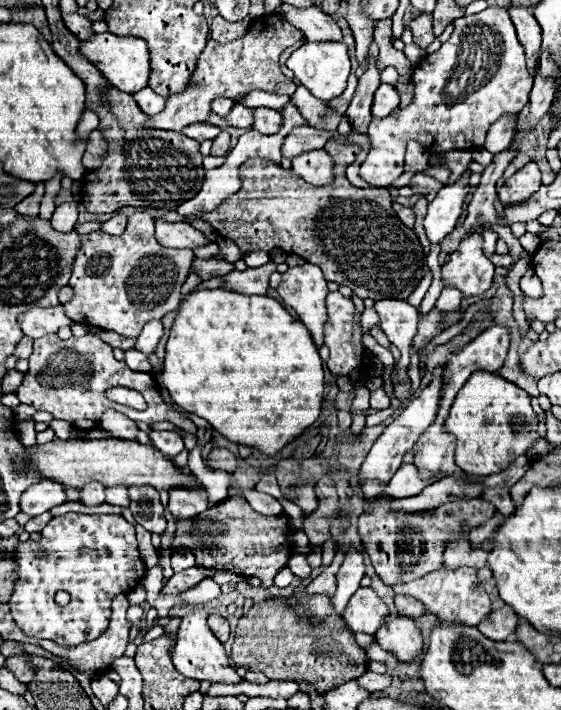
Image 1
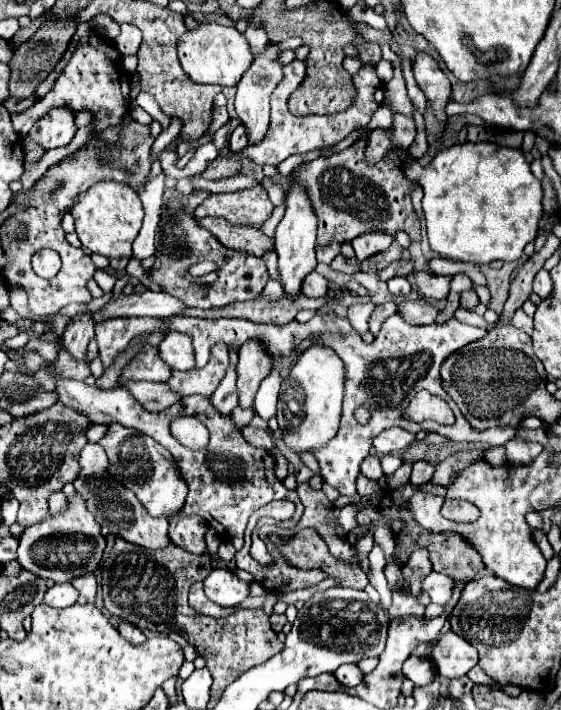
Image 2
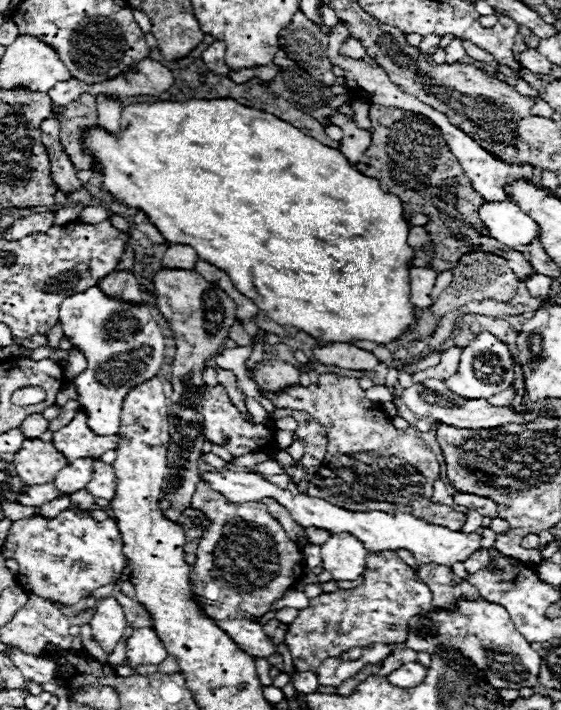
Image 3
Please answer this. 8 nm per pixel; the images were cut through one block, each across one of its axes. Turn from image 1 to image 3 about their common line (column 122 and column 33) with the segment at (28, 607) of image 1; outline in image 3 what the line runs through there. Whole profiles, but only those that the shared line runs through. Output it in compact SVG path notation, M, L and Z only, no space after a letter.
M68 508L52 520L36 516L12 522L2 552L18 562L18 582L26 592L72 606L92 594L92 590L114 584L122 576L126 566L122 546L116 520L98 522L88 512Z

